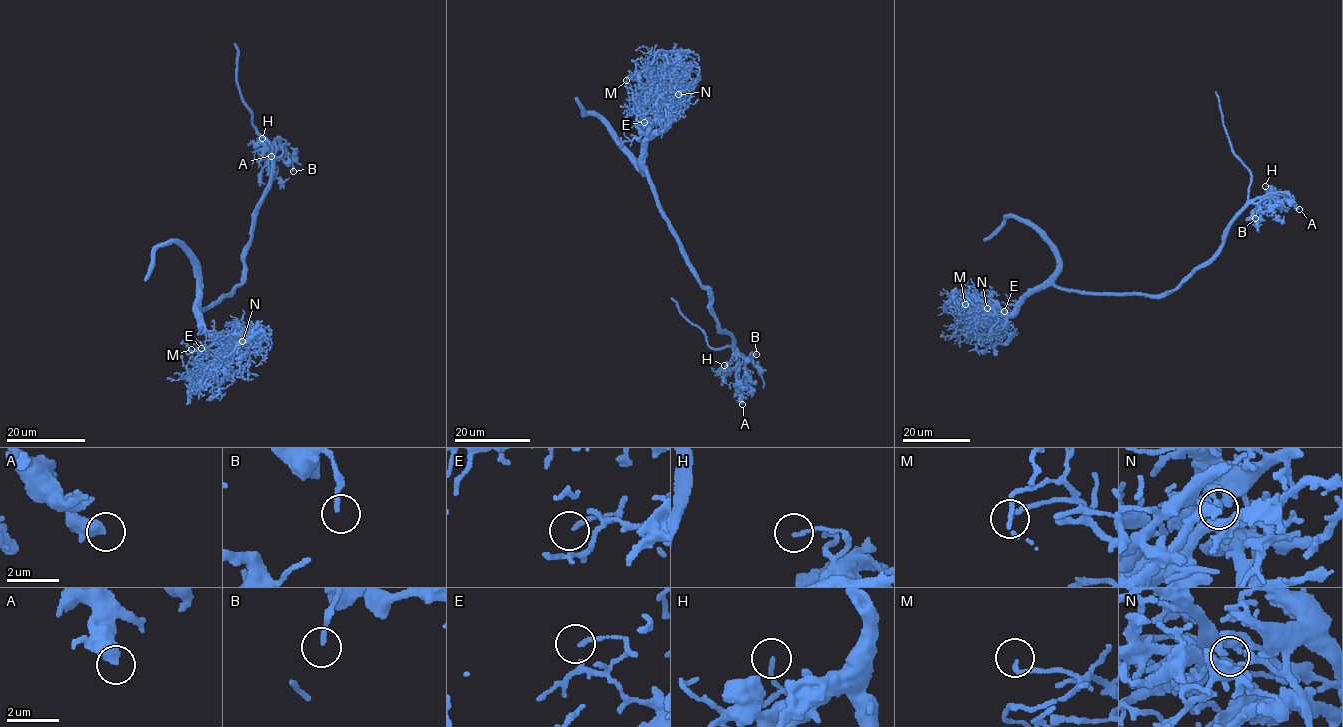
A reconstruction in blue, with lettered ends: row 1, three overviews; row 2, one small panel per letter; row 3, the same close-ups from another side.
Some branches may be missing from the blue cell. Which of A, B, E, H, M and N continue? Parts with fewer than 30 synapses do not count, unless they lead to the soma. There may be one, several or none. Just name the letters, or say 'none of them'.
none of them

